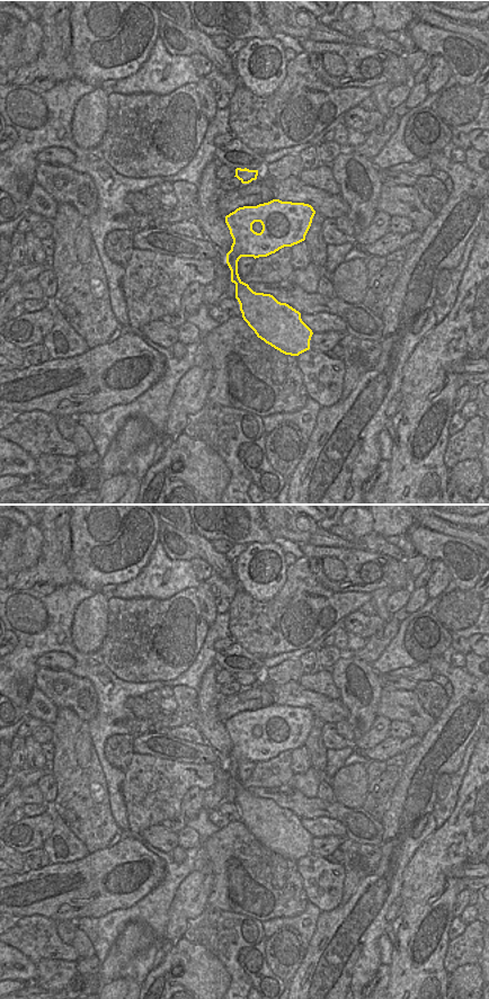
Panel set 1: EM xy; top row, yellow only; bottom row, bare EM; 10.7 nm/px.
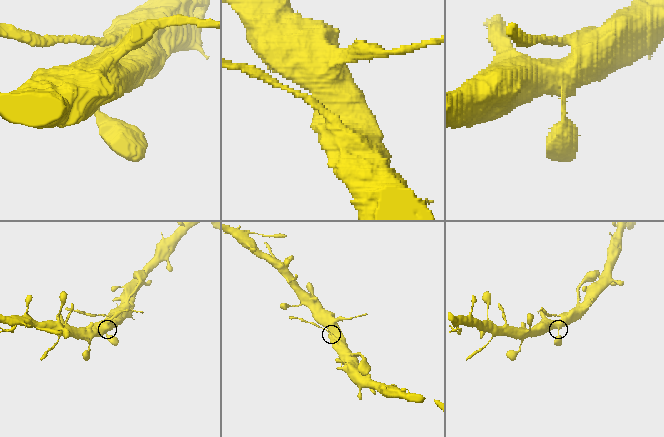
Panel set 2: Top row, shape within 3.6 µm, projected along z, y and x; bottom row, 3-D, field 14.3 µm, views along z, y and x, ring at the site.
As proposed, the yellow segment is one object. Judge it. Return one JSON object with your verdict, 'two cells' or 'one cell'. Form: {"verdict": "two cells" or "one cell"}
{"verdict": "two cells"}

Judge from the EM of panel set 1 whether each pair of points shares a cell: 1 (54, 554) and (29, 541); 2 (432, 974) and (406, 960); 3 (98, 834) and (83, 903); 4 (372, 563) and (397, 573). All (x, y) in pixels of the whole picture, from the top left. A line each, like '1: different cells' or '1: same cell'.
1: different cells
2: same cell
3: different cells
4: same cell

